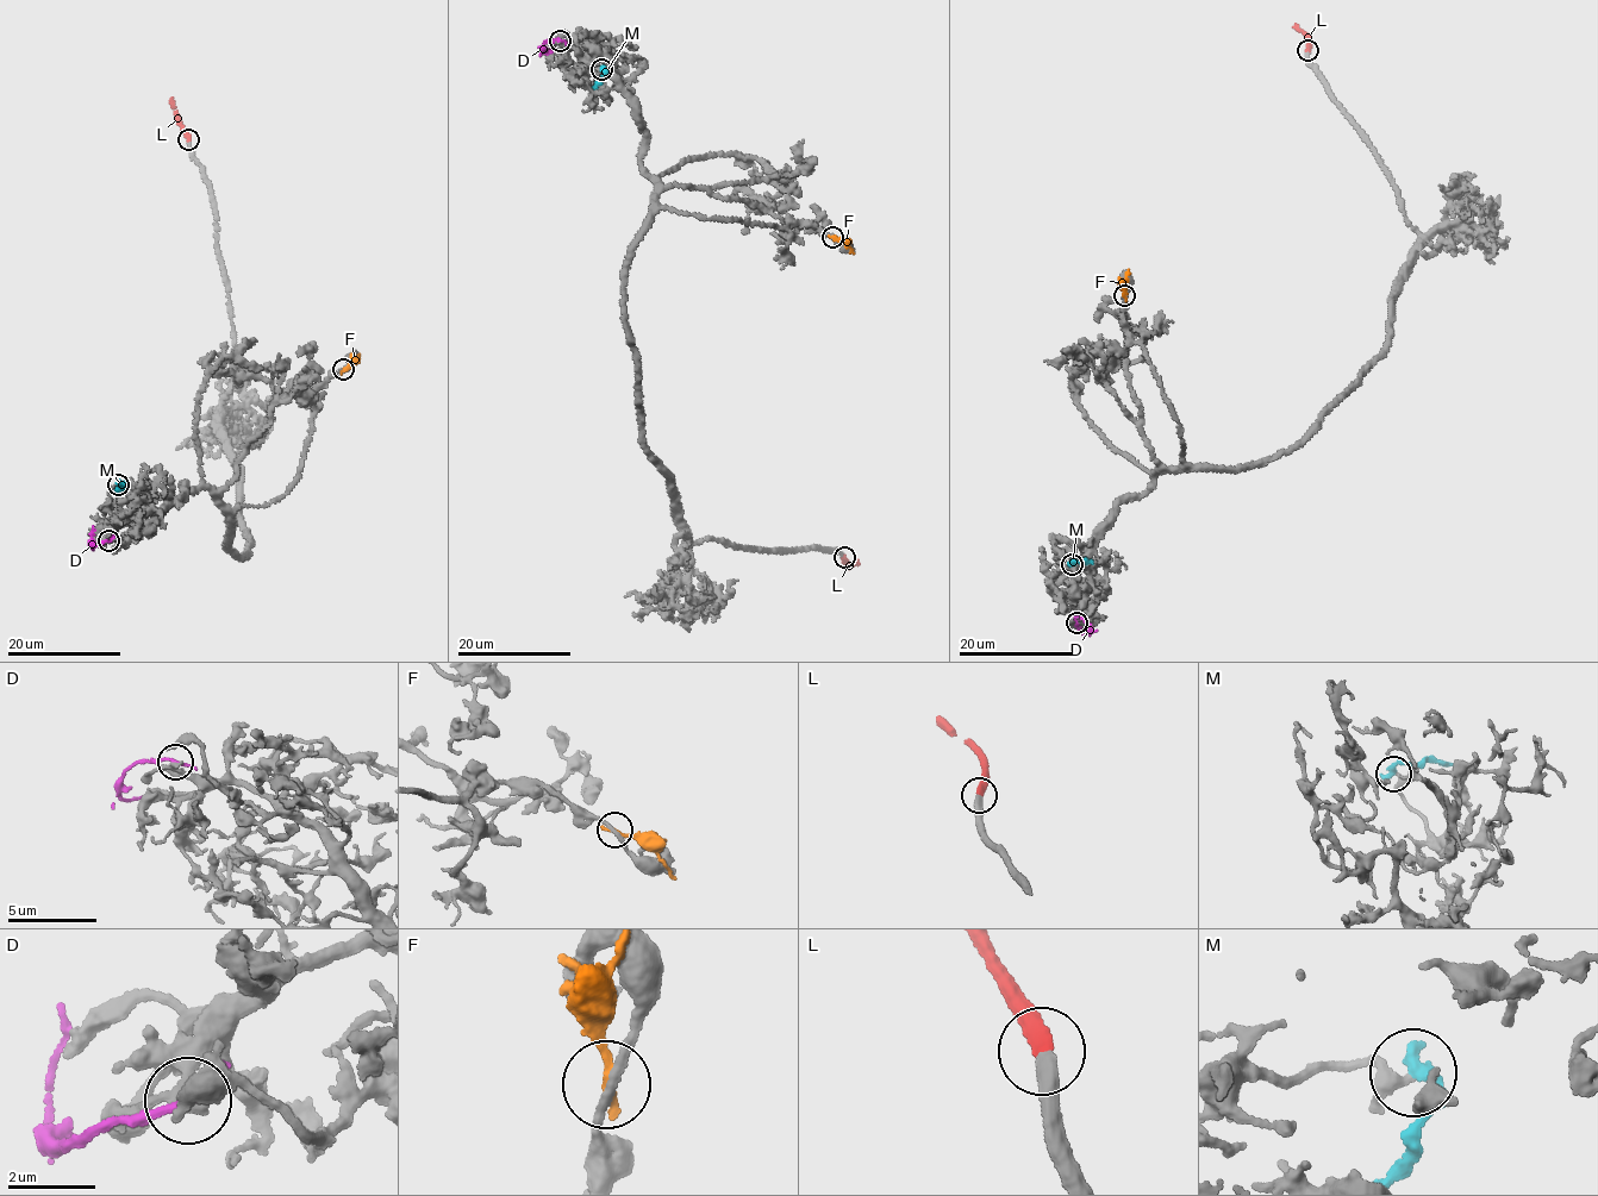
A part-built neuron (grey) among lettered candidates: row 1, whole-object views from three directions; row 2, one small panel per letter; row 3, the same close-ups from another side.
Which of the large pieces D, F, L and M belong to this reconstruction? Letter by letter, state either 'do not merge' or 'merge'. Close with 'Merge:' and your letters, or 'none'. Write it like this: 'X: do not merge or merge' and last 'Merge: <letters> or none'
D: do not merge
F: do not merge
L: merge
M: do not merge
Merge: L

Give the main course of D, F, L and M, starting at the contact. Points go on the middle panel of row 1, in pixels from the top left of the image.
D: (559, 41), (543, 43), (542, 51), (555, 50)
F: (834, 237), (853, 252)
L: (844, 557), (849, 567), (859, 563)
M: (601, 69), (604, 71), (593, 88)

